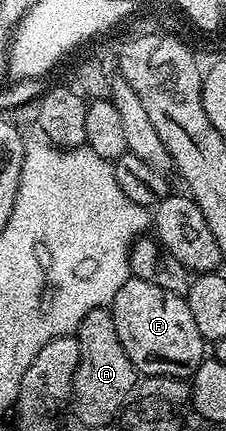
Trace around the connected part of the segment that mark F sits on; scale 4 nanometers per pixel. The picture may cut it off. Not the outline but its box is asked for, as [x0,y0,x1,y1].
[109,277,205,379]

